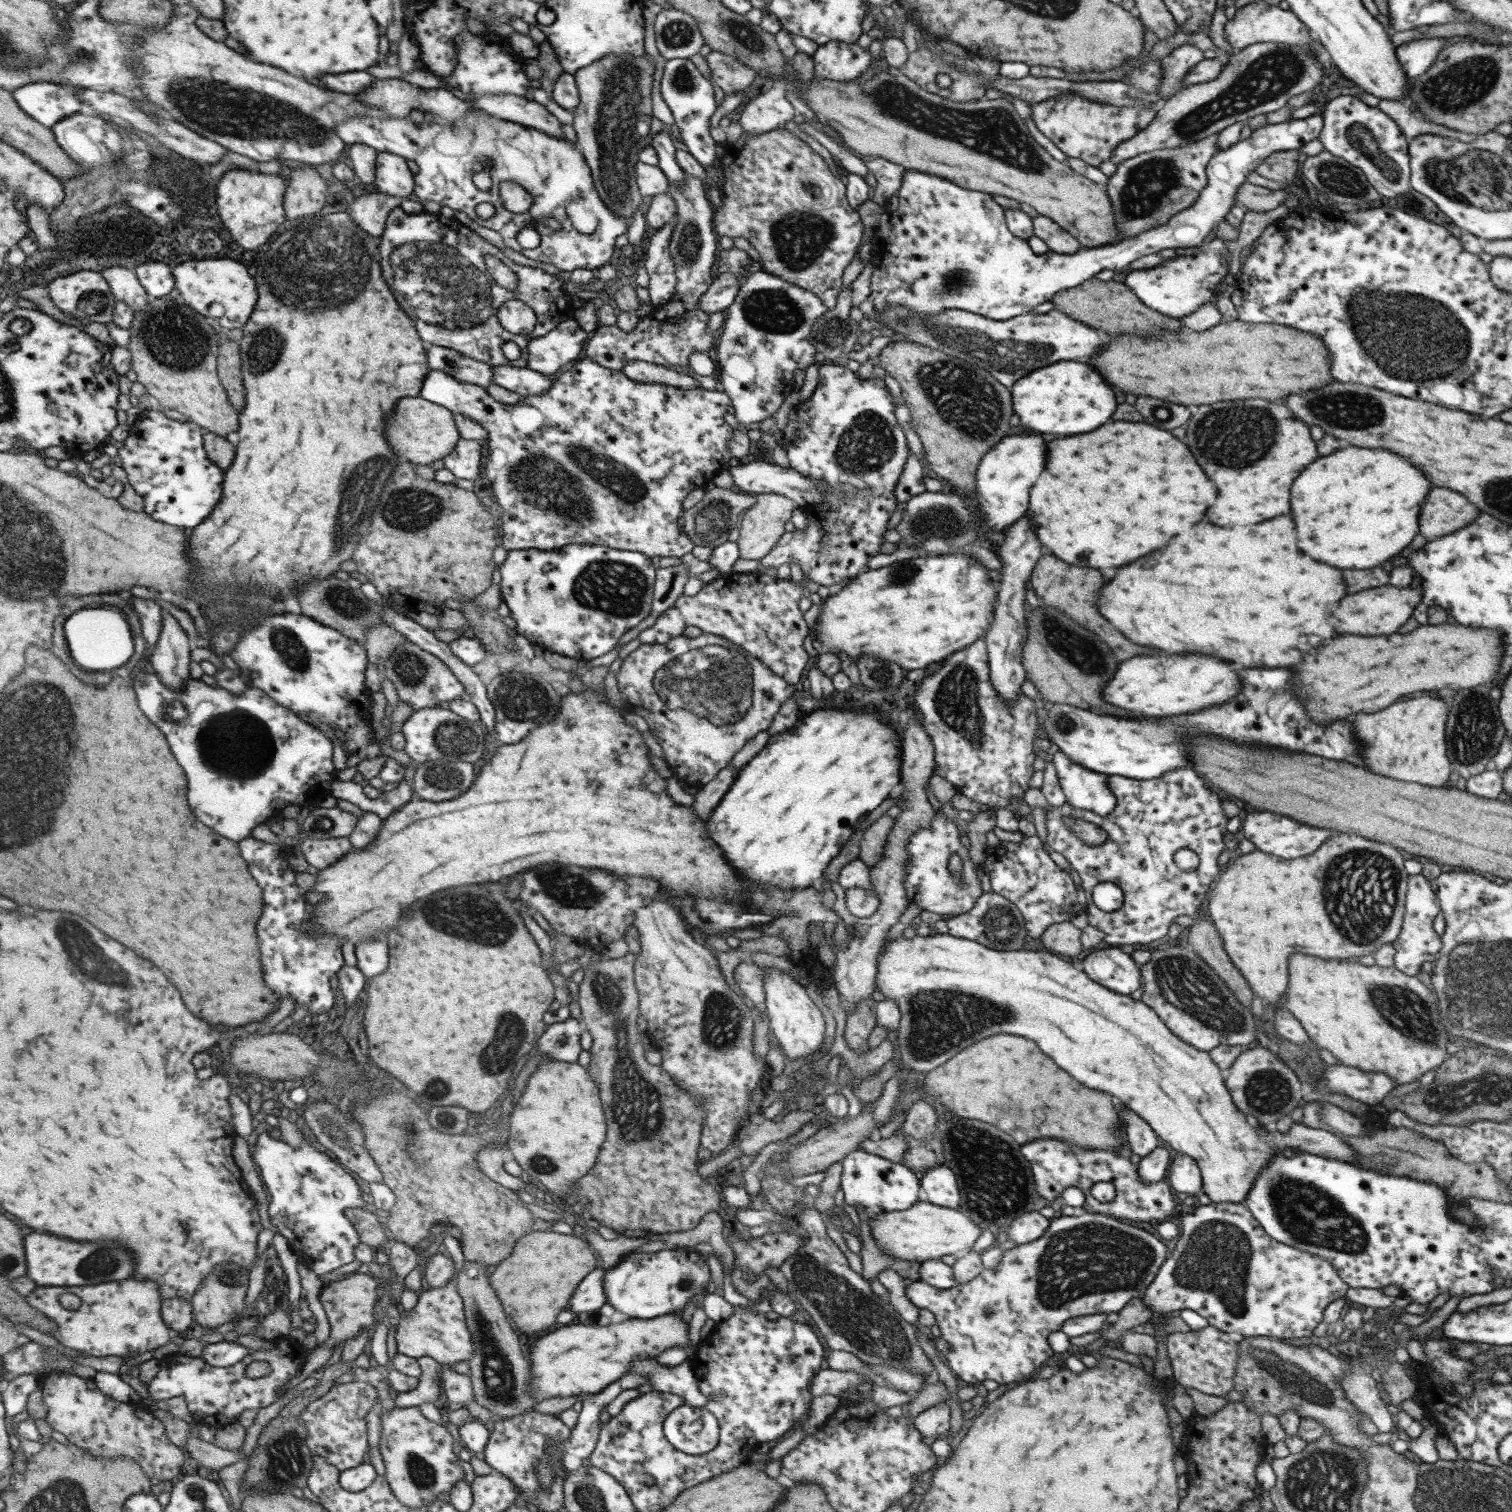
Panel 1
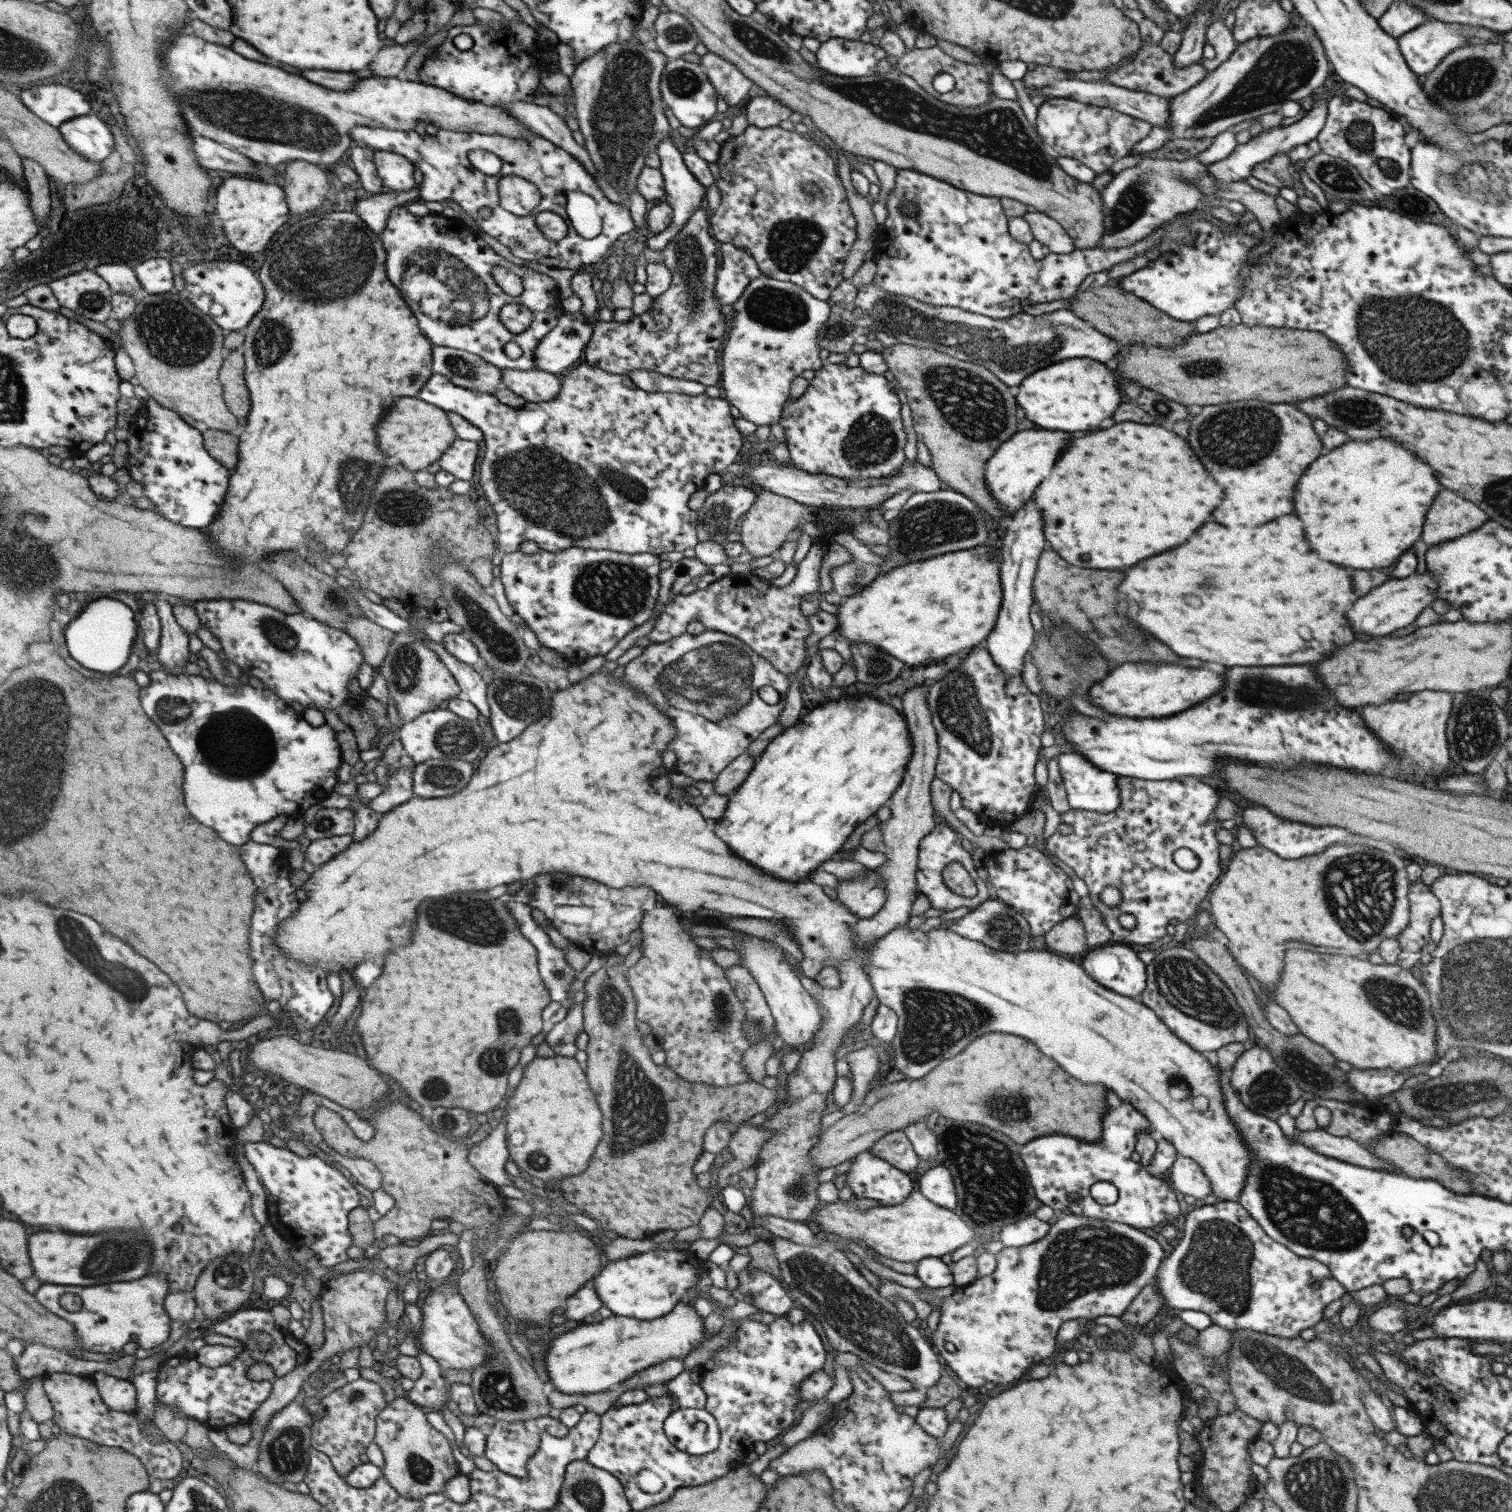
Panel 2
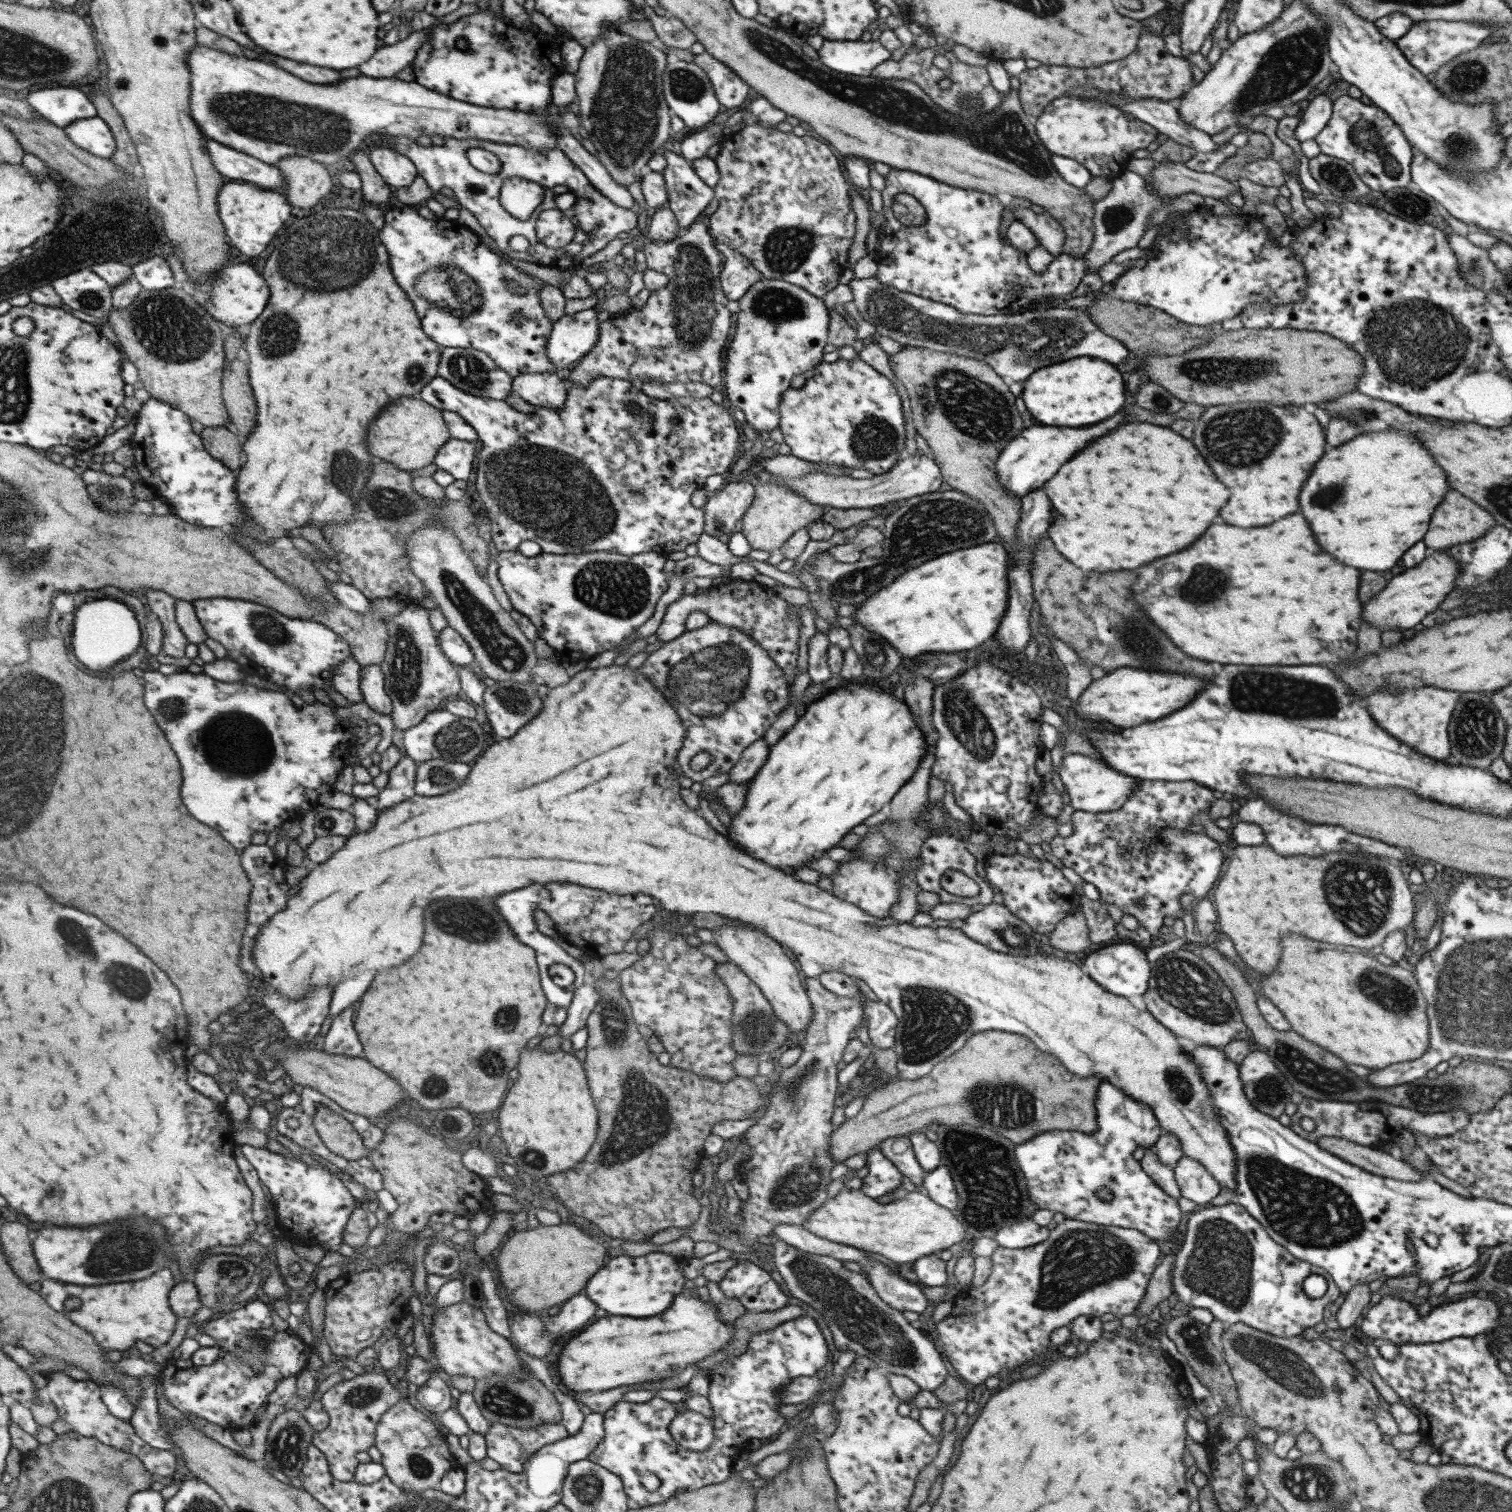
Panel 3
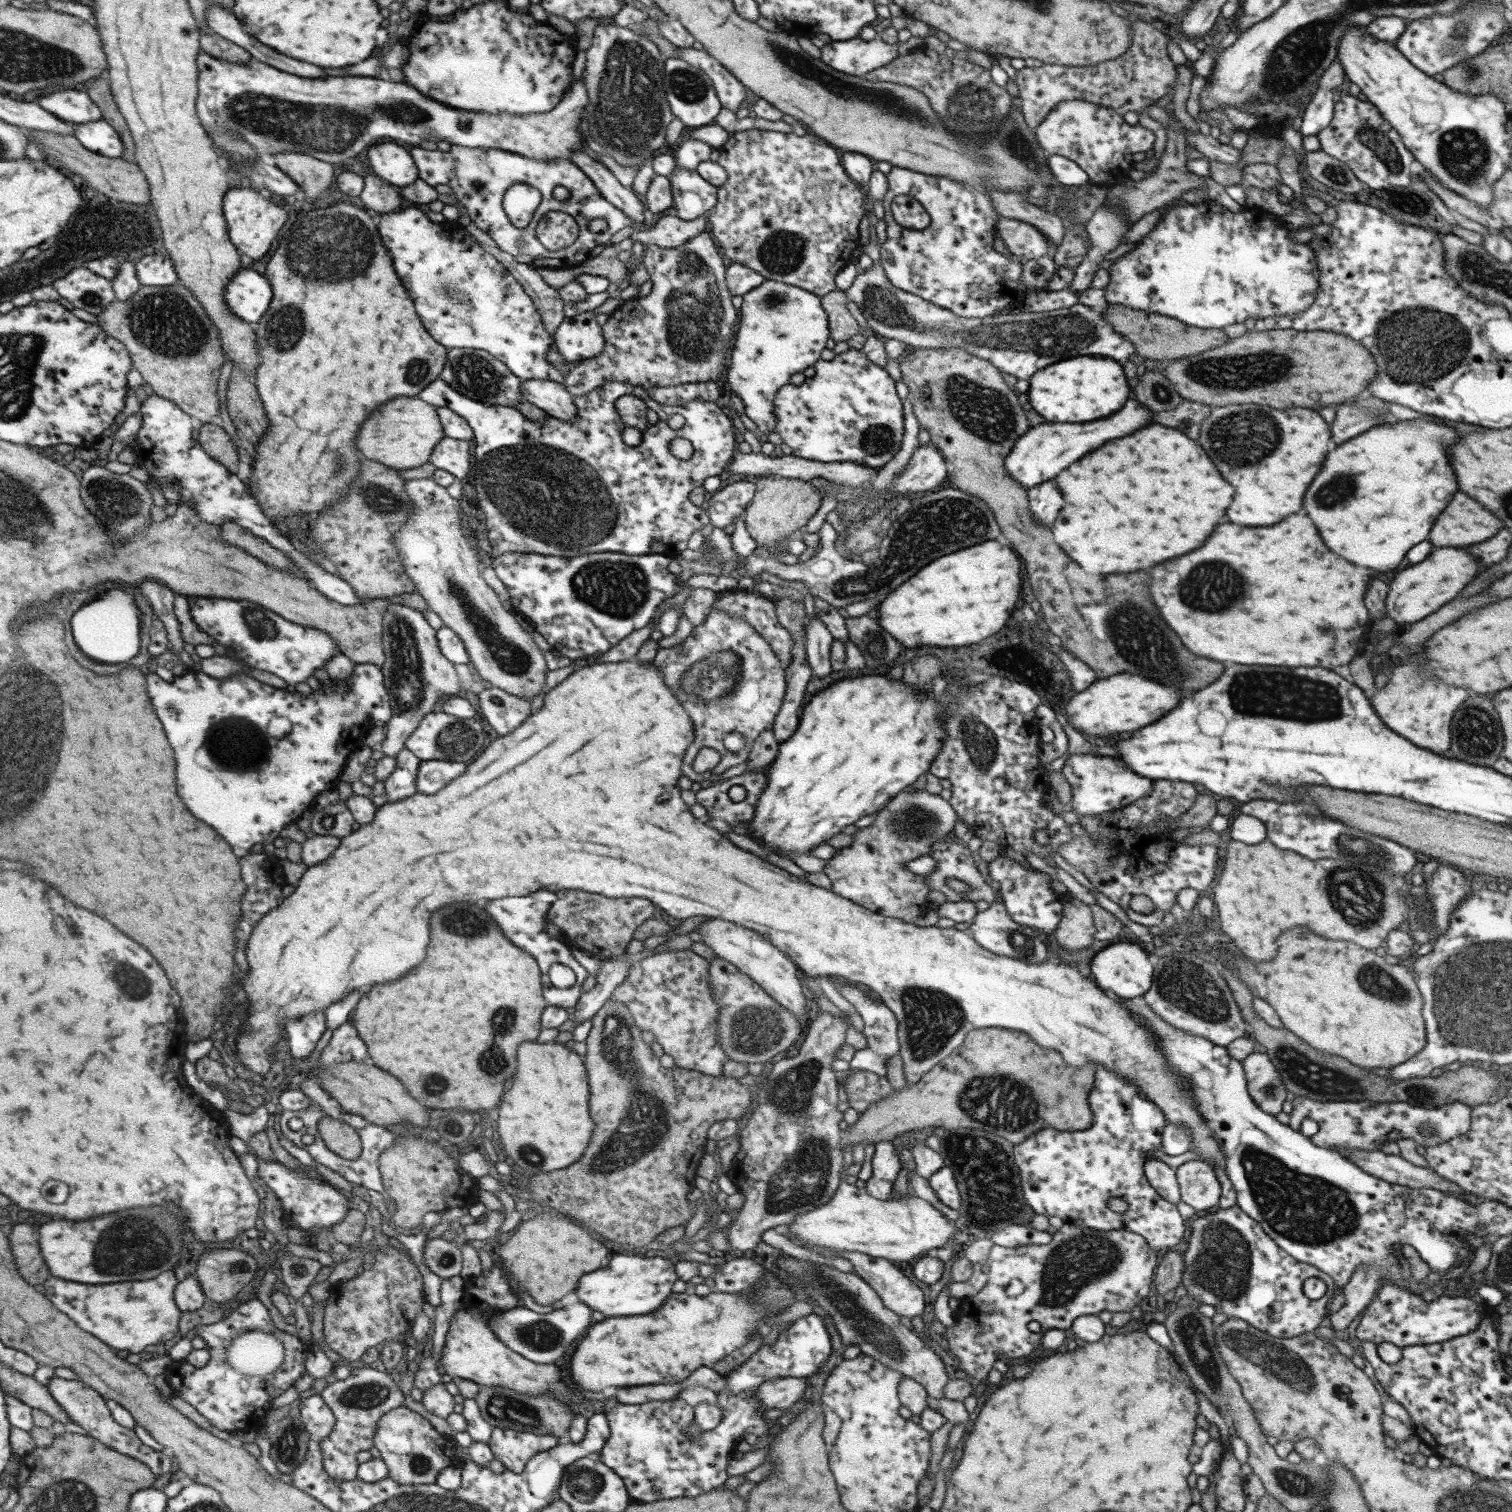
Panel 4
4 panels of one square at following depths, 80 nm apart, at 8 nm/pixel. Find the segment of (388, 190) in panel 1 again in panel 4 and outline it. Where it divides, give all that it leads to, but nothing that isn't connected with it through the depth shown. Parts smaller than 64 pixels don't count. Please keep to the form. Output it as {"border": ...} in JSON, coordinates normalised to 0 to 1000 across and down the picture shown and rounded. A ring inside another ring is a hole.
{"border":[[[248,95],[241,99],[245,114],[263,124],[272,122],[276,118],[276,110],[271,101],[261,95]]]}

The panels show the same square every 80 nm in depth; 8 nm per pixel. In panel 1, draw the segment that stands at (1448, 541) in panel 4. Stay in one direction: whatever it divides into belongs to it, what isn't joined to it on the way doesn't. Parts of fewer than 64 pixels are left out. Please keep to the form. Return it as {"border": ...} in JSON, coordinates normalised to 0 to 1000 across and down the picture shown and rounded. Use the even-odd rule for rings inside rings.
{"border":[[[946,323],[938,340],[938,352],[942,357],[960,353],[972,347],[978,341],[978,337],[966,327],[957,323]]]}

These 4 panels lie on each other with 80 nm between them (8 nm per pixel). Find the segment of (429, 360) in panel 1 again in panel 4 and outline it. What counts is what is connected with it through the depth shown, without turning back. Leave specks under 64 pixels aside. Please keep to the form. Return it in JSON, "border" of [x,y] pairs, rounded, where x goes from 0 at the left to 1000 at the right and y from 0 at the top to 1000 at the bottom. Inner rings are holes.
{"border":[[[295,231],[295,239],[290,249],[301,260],[322,269],[329,268],[341,271],[345,266],[345,251],[331,239],[320,231]]]}

